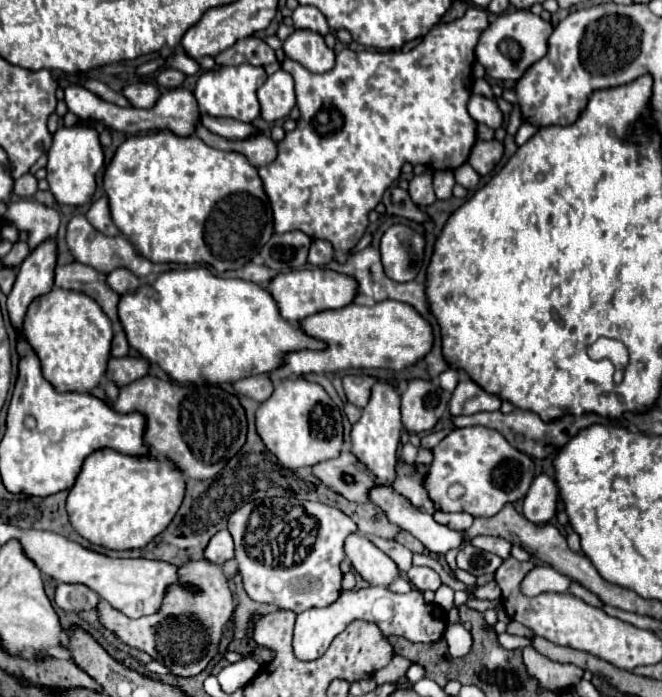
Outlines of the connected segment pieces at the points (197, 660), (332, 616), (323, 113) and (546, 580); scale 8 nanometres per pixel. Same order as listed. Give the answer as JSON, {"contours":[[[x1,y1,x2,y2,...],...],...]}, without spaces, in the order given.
{"contours":[[[231,558,223,564,213,564,209,560,187,560,177,570,179,584,171,584,165,590,161,608,151,616,141,616,137,620,127,618,123,612,109,606,105,600,97,604,97,616,103,628,113,632,123,644,147,652,153,660,161,660,171,668,175,676,197,676,211,660,219,660,219,642,223,640,225,624,231,616,231,588,229,580,239,574,237,562]],[[367,586,361,590,347,590,341,596,325,606,325,608,309,608,297,614,295,636,293,636,293,652,299,660,317,660,331,646,331,642,353,622,353,620,369,620,375,622,383,634,399,634,411,642,437,642,443,638,447,628,447,612,437,606,425,602,419,590,411,590,409,594,395,594,383,586]],[[469,8,465,12,463,18,451,22,451,24,437,24,429,30,429,34,423,38,423,42,409,50,409,52,401,52,401,50,389,50,389,52,379,52,379,50,363,50,363,52,353,52,349,48,341,50,337,54,337,60,335,60,335,66,333,70,329,72,323,72,323,74,313,74,309,72,307,68,303,68,301,64,297,64,295,60,289,60,285,58,281,68,287,70,293,80,295,80,295,94,297,94,297,106,299,106,299,112,301,112,301,118,297,120,297,128,287,132,285,138,281,142,277,142,277,158,269,164,269,166,261,166,259,168,259,176,263,180,263,188,265,188,265,194,269,196,269,204,271,204,271,210,273,210,273,230,275,232,291,232,291,230,301,230,305,232,309,238,313,240,327,240,333,250,335,250,335,260,339,264,347,262,351,250,355,248,355,244,361,240,361,236,365,234,367,230,367,216,371,210,375,210,375,206,381,202,381,196,383,192,399,178,401,174,401,166,405,162,411,162,411,164,423,164,431,170,455,170,459,168,469,152,471,152,471,146,475,144,475,128,477,128,477,122,467,114,467,100,471,96,471,90,473,90,473,82,471,82,471,66,473,66,473,50,475,50,475,44,479,40,479,34,489,26,489,16,485,10,481,8]],[[539,564,533,566,523,582,521,582,521,592,525,596,537,596,541,592,565,592,569,586,569,578,561,572,557,572,549,564]]]}

